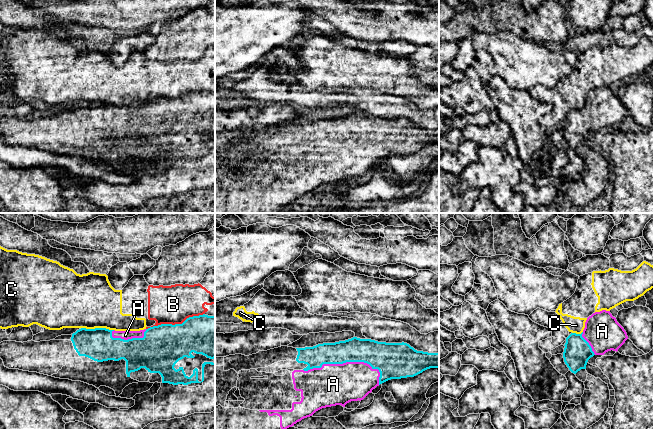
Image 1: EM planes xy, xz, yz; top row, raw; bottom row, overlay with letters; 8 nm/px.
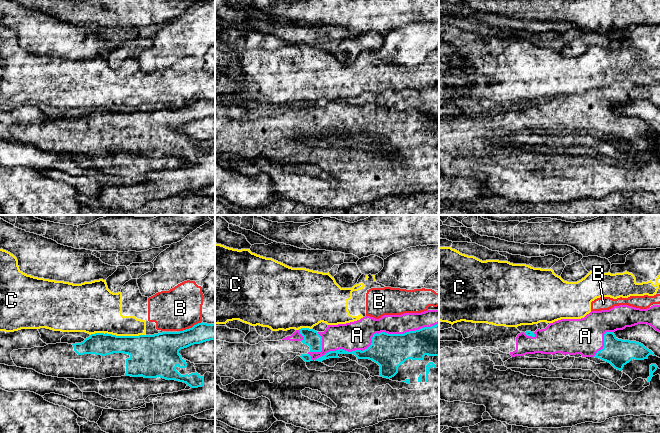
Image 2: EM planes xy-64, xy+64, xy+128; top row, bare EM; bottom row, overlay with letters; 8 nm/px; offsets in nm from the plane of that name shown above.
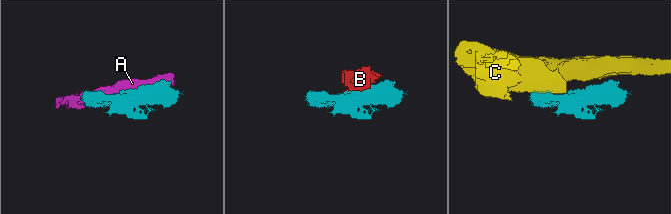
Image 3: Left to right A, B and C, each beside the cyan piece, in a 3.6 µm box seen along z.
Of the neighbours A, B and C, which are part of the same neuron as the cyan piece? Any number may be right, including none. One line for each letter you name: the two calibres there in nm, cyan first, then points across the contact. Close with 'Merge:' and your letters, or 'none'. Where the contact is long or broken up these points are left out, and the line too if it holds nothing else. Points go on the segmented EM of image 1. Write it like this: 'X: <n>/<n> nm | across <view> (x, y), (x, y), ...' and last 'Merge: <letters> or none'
A: 220/340 nm
Merge: A

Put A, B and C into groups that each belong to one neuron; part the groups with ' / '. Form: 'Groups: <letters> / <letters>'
Groups: A / B C

